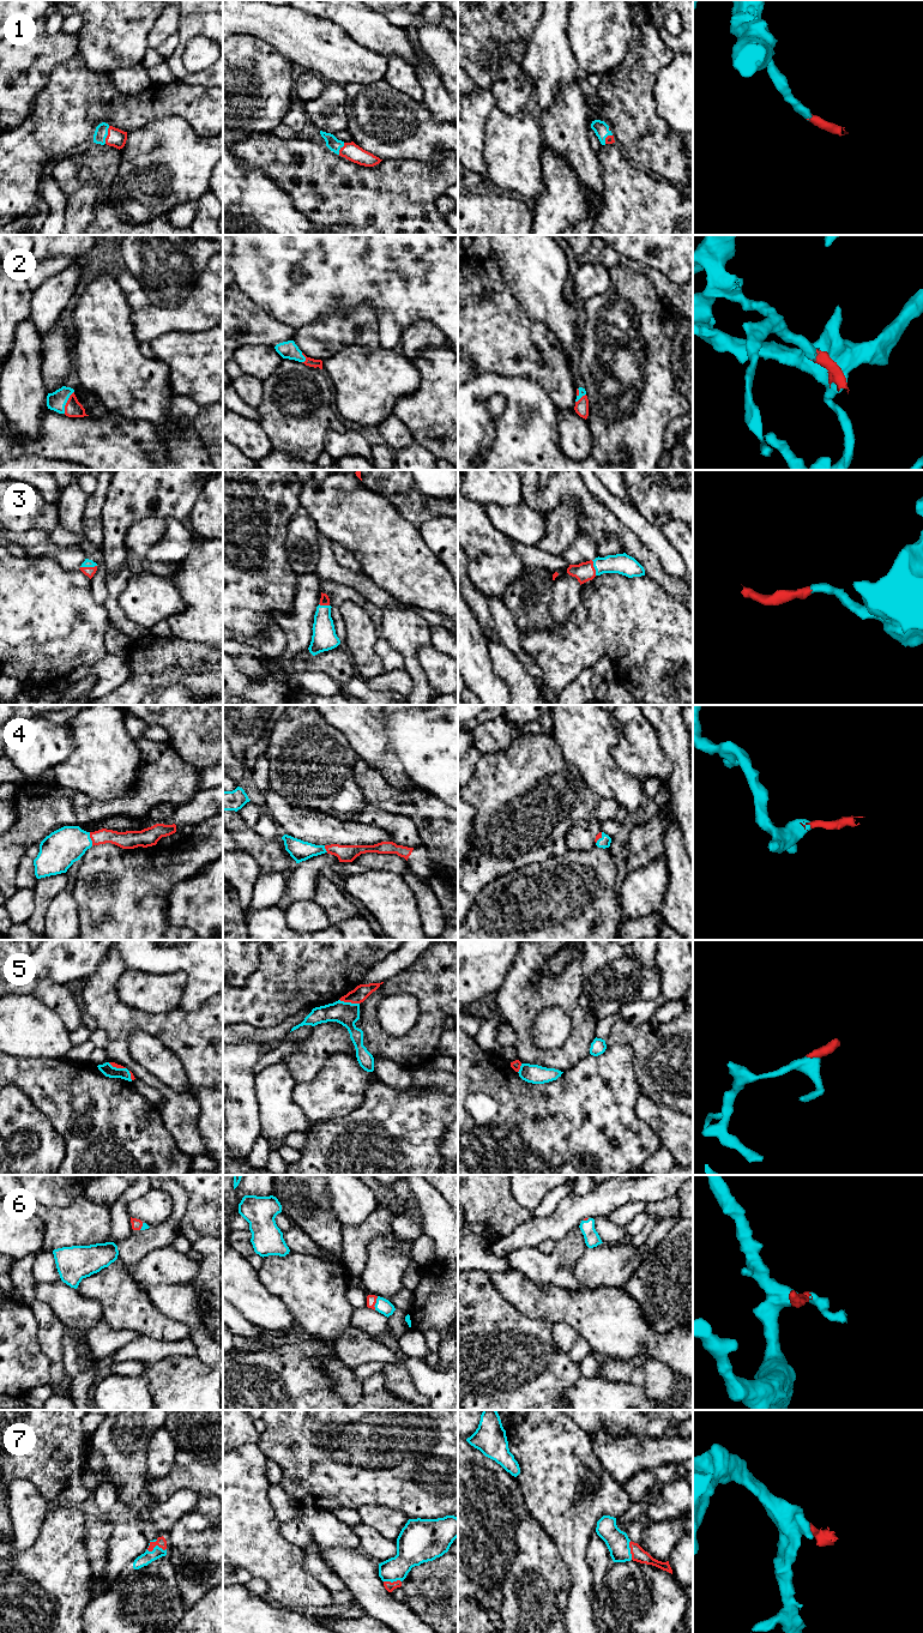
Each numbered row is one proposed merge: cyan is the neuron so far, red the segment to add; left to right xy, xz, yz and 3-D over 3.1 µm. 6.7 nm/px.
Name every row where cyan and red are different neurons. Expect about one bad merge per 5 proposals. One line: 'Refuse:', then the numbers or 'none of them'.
Refuse: none of them

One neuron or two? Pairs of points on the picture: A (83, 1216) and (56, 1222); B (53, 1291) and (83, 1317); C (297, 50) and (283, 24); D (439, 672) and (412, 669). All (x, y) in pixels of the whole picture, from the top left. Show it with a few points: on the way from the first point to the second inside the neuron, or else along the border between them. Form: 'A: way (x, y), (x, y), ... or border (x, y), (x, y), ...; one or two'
A: way (77, 1222), (62, 1222); one
B: way (60, 1297), (76, 1312); one
C: way (297, 44), (297, 38), (289, 30); one
D: border (428, 644), (418, 651), (417, 661), (432, 687); two

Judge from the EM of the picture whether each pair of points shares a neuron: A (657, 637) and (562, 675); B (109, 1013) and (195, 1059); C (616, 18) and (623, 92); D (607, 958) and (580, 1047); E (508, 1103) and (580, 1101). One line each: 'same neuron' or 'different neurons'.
A: same neuron
B: same neuron
C: different neurons
D: different neurons
E: same neuron

